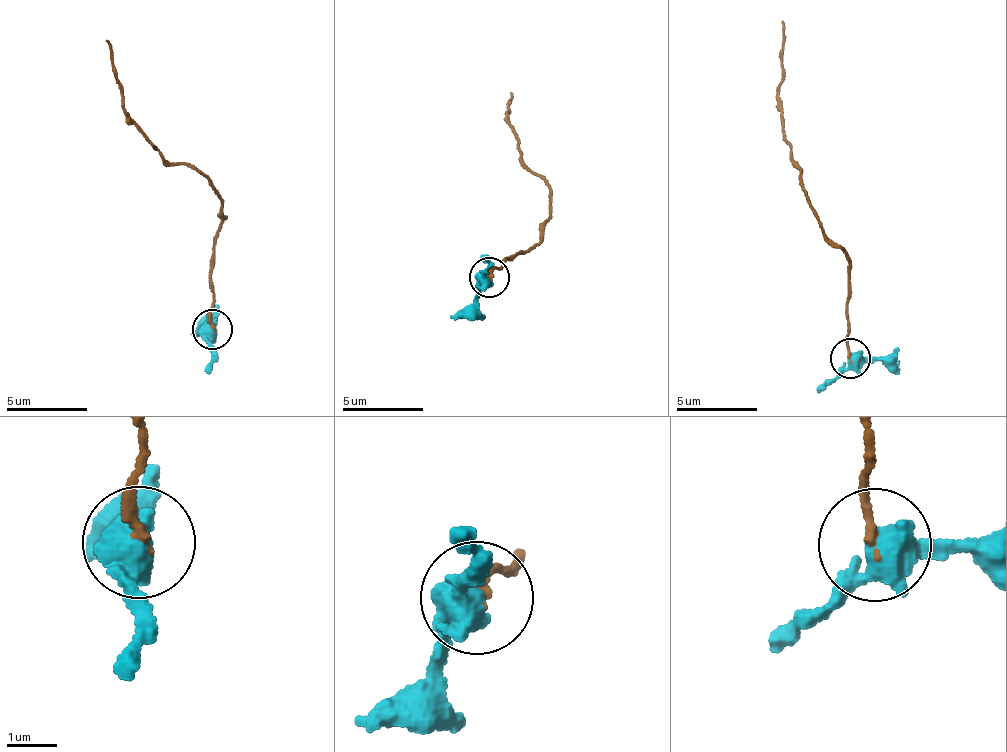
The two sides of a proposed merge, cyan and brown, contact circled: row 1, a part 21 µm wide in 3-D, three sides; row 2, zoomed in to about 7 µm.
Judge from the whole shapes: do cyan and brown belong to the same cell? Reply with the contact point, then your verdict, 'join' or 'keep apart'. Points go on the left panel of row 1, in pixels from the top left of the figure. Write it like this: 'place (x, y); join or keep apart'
place (212, 329); keep apart

